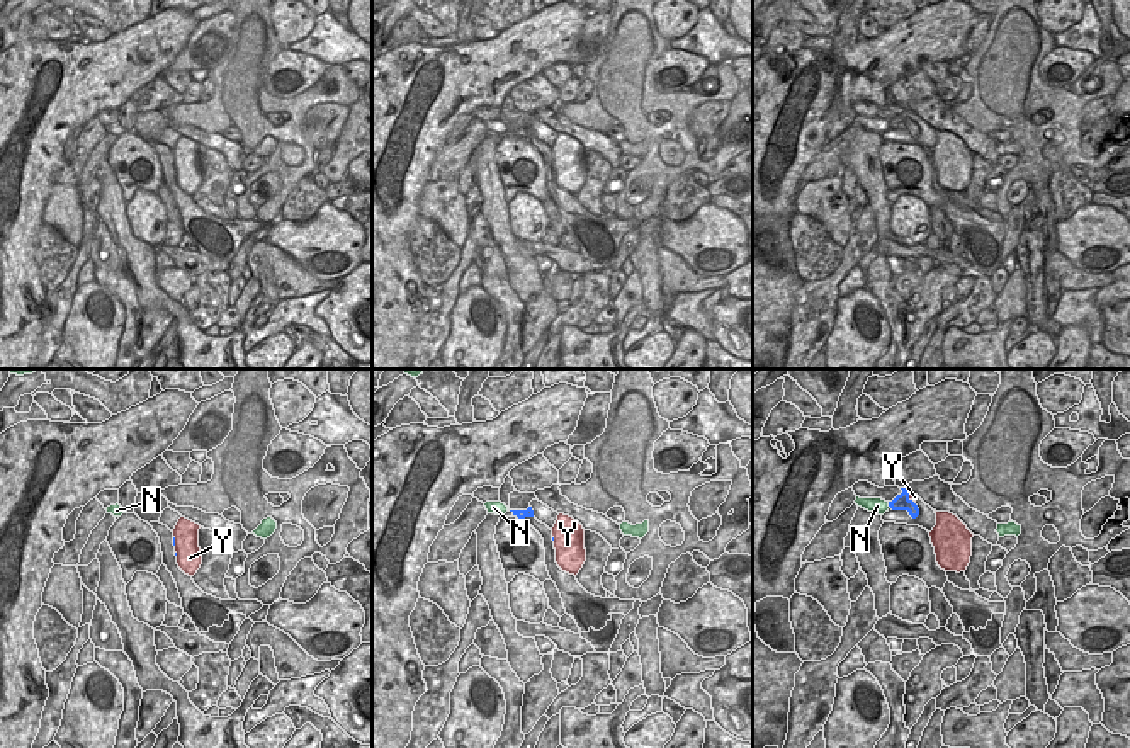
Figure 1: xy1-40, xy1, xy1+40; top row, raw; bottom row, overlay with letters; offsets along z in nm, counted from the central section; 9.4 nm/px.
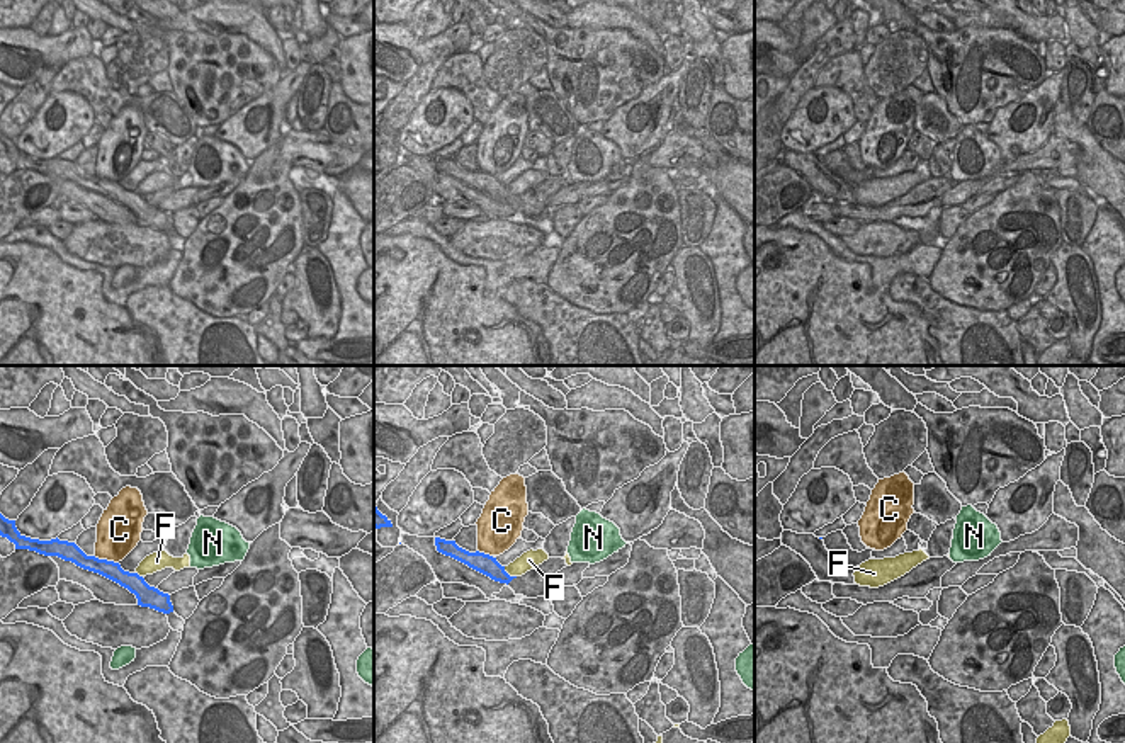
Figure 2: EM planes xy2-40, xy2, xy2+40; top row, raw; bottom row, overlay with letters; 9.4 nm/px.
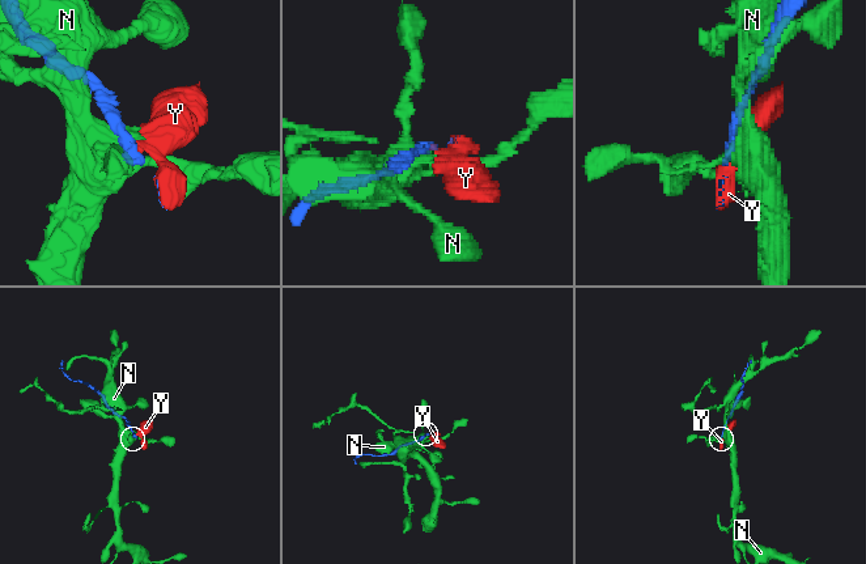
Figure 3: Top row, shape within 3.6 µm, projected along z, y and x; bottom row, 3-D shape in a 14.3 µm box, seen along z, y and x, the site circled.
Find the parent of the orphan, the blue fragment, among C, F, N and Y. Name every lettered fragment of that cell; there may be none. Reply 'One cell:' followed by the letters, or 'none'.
One cell: none

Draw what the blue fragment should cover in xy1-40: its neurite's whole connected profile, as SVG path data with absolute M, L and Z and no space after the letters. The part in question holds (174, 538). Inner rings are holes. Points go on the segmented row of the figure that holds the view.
M150 522L150 525L160 537L163 564L177 583L184 614L192 619L199 632L209 632L212 626L223 627L223 624L229 620L231 614L243 614L248 619L263 607L263 604L258 600L221 600L204 593L194 583L192 576L185 575L178 568L173 532L160 522Z

